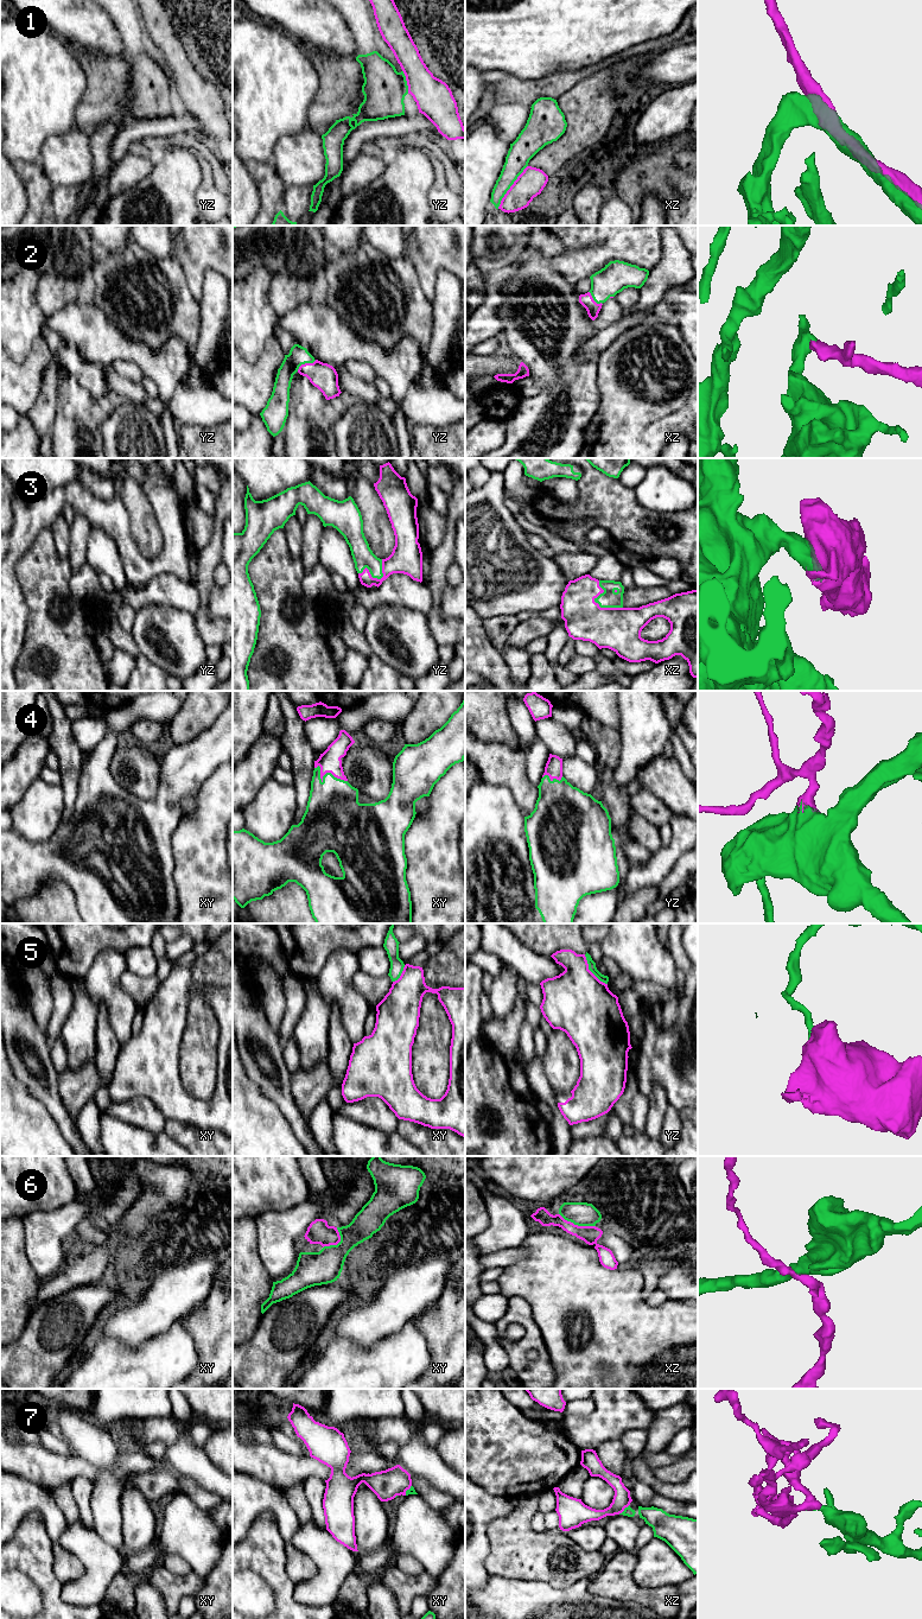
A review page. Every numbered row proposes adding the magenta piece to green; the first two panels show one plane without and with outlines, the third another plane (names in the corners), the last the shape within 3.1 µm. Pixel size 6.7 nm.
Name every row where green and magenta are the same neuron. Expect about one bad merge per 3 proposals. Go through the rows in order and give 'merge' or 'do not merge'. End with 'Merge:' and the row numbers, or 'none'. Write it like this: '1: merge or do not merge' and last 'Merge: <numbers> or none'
1: merge
2: merge
3: merge
4: merge
5: do not merge
6: do not merge
7: merge
Merge: 1, 2, 3, 4, 7

